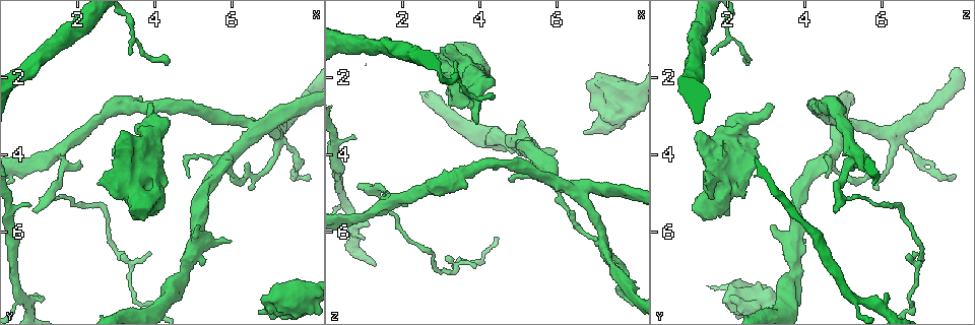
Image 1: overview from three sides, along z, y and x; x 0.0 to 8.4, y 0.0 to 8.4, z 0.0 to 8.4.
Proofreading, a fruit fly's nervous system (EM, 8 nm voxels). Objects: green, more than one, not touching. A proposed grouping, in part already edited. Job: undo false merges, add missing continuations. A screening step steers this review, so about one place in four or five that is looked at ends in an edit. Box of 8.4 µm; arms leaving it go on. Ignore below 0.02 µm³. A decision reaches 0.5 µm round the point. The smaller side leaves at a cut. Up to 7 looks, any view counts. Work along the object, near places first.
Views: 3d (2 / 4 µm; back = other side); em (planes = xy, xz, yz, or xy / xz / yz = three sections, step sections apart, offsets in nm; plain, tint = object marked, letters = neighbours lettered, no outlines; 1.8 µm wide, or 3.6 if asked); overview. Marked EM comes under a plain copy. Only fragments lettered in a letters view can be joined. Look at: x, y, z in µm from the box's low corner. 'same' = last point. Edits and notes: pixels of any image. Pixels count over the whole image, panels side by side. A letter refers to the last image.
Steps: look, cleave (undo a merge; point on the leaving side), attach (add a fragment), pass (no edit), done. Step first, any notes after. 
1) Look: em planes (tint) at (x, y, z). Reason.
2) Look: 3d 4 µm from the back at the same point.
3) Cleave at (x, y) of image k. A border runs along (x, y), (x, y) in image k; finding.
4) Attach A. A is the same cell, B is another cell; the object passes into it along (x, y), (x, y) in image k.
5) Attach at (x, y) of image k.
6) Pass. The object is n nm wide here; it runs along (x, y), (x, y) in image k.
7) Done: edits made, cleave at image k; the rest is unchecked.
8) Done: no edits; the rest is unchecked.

Look: 3d 2 µm at (0.75, 5.25, 3.50). Tapers out.

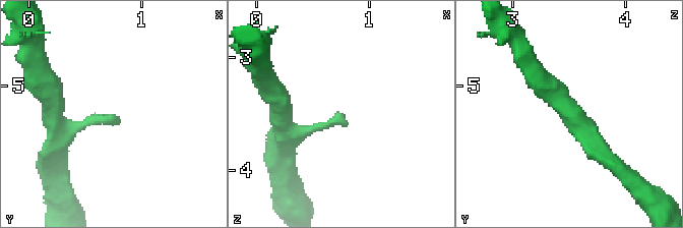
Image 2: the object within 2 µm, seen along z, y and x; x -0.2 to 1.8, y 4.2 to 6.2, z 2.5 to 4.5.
Look: em 3.6 µm xz step 4 (letters) at (0.78, 5.32, 3.54). Shape alone is not enough.

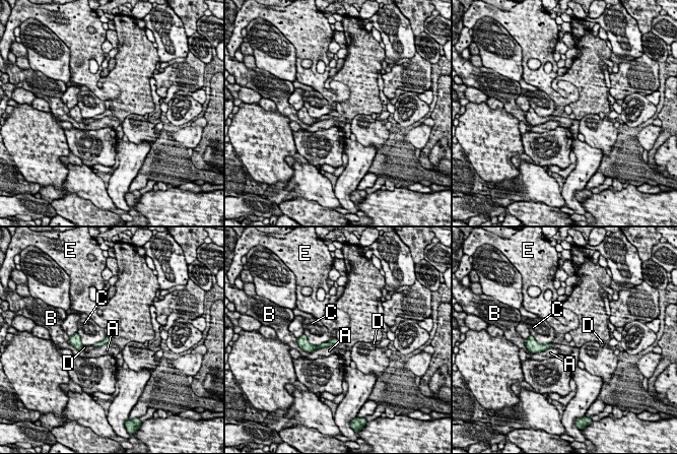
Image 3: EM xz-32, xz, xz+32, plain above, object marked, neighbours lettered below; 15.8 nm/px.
Look: em 3.6 µm planes (letters) at the same point. Another direction.

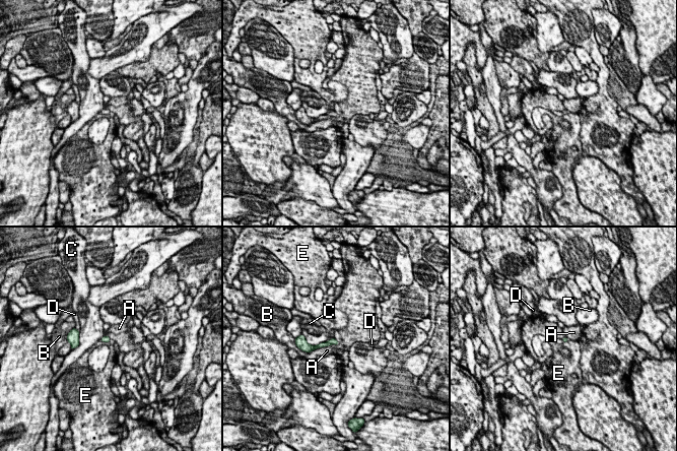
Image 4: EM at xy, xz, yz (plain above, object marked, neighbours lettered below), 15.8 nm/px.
Pass. A, B, C, D and E are other cells; a border runs along (330, 344), (309, 352) in image 4; none of them fits.

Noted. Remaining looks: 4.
Look: em planes (tint) at (1.60, 3.85, 5.25). Branch point.

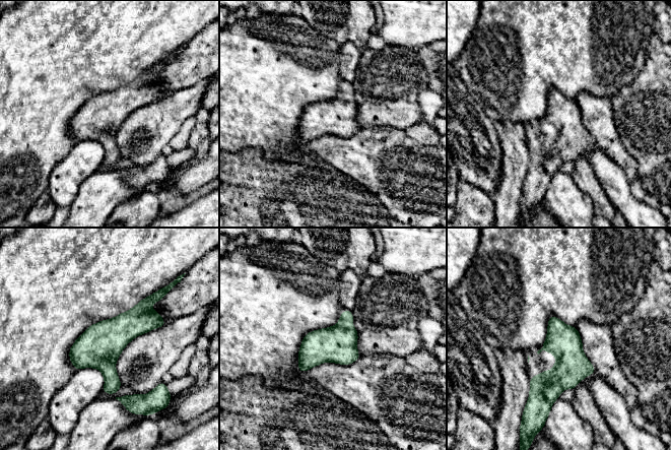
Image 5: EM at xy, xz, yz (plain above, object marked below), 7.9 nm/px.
Look: em planes (letters) at the same point. What lies round it.

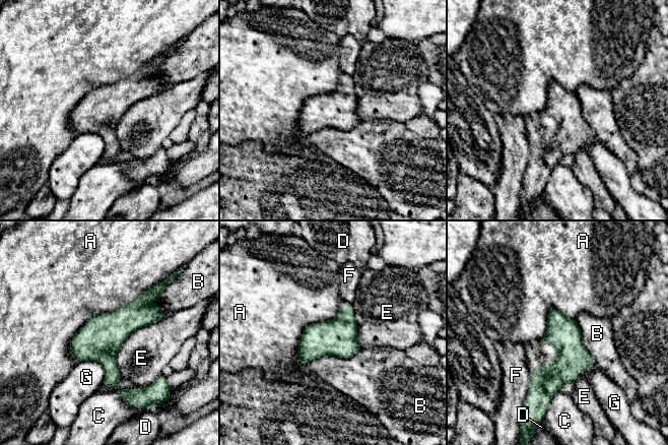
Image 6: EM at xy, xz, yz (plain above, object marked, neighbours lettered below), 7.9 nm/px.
Pass. The longest contact is with A, 900 nm; A, B, C, D, E, F and G are other cells; a border runs along (155, 284), (91, 317), (74, 363) in image 6; one neuron here.

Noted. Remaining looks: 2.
Look: 3d 4 µm at (4.95, 4.55, 4.60). Free end.

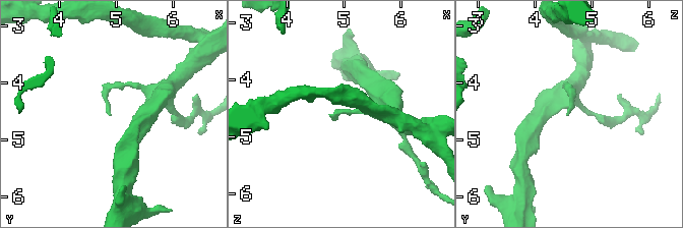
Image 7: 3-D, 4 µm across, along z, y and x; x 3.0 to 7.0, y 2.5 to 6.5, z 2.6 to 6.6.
Look: em planes (letters) at (4.90, 4.55, 4.60). Shape alone is not enough.

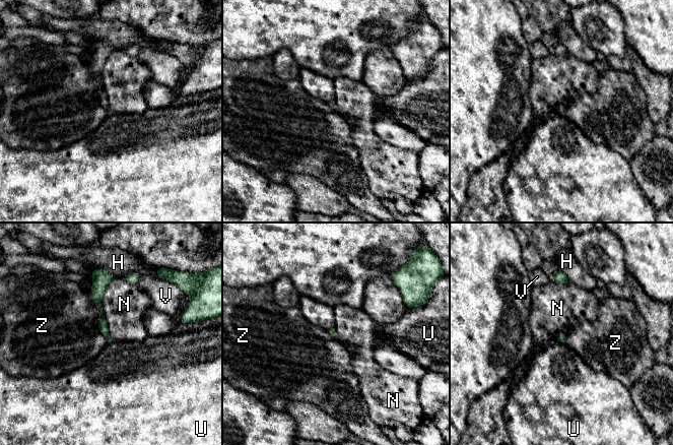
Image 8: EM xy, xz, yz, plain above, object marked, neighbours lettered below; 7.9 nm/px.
Pass. The longest contact is with N, 500 nm; H, N, U, V and Z are other cells; it runs along (104, 275), (98, 304), (106, 333) in image 8; no lettered fragment goes on from it.

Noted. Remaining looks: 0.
Done: no edits; the rest is unchecked.

